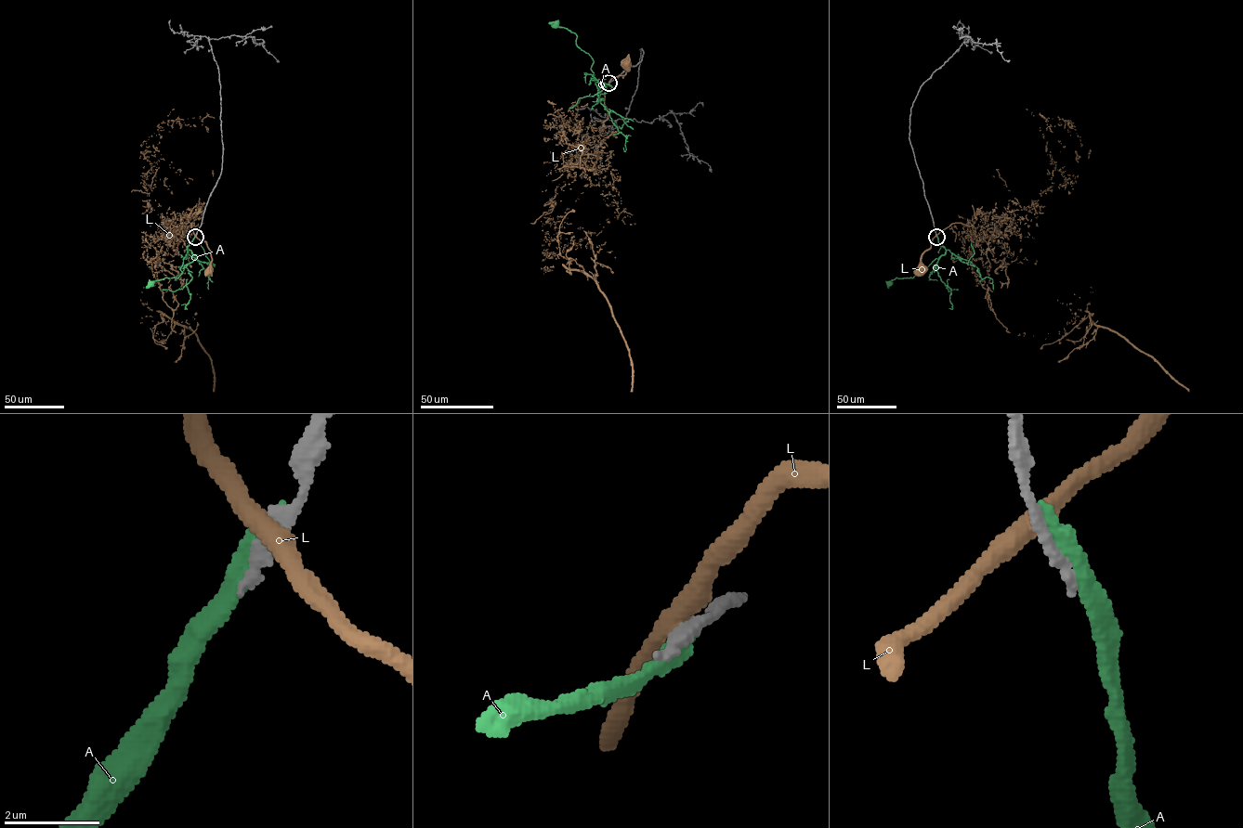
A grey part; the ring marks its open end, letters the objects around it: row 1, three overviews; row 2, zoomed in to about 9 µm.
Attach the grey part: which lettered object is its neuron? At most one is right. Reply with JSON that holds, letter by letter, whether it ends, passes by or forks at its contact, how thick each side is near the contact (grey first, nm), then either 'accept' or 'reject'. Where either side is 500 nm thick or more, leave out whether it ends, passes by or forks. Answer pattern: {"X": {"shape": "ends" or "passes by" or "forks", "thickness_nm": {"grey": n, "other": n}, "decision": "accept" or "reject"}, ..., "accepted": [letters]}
{"A": {"shape": "ends", "thickness_nm": {"grey": 400, "other": 440}, "decision": "reject"}, "L": {"shape": "passes by", "thickness_nm": {"grey": 280, "other": 420}, "decision": "reject"}, "accepted": []}

